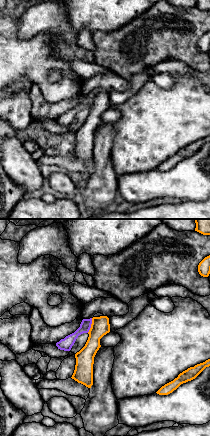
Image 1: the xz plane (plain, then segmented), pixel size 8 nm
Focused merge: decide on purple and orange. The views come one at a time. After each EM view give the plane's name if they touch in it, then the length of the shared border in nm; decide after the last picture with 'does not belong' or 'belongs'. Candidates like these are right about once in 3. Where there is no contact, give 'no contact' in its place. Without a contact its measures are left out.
contact in xz; length 130 nm

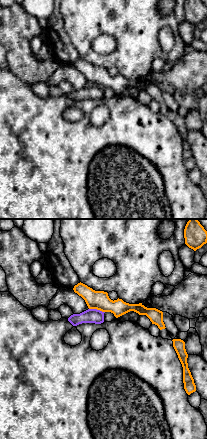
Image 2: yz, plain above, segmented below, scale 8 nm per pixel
contact in yz; length 130 nm

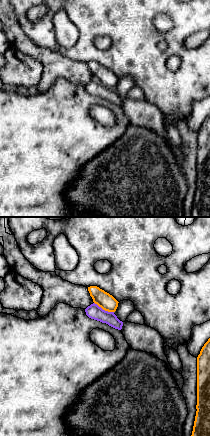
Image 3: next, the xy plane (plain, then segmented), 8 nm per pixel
contact in xy; length 180 nm

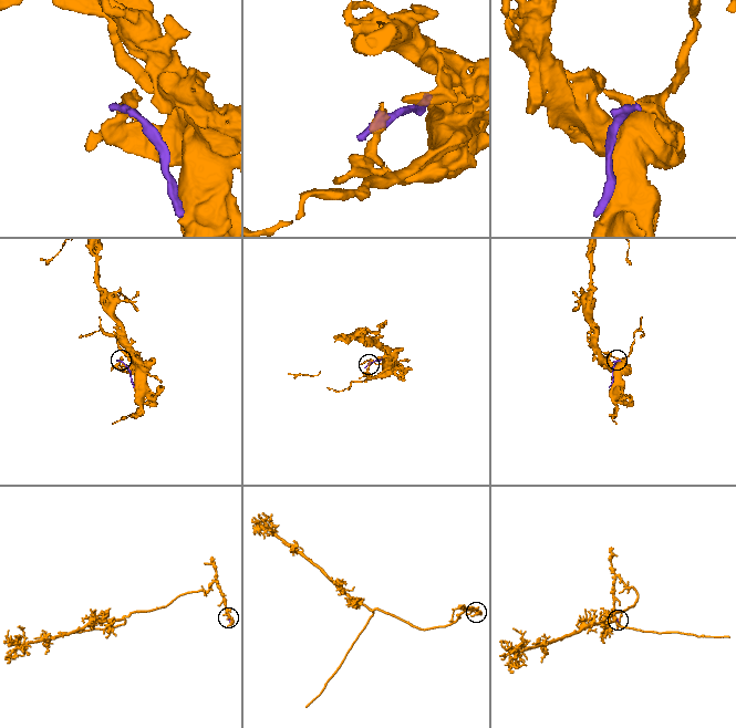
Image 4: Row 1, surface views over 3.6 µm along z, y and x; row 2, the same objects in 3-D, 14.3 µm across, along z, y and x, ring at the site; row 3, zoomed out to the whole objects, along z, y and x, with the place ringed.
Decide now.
does not belong

